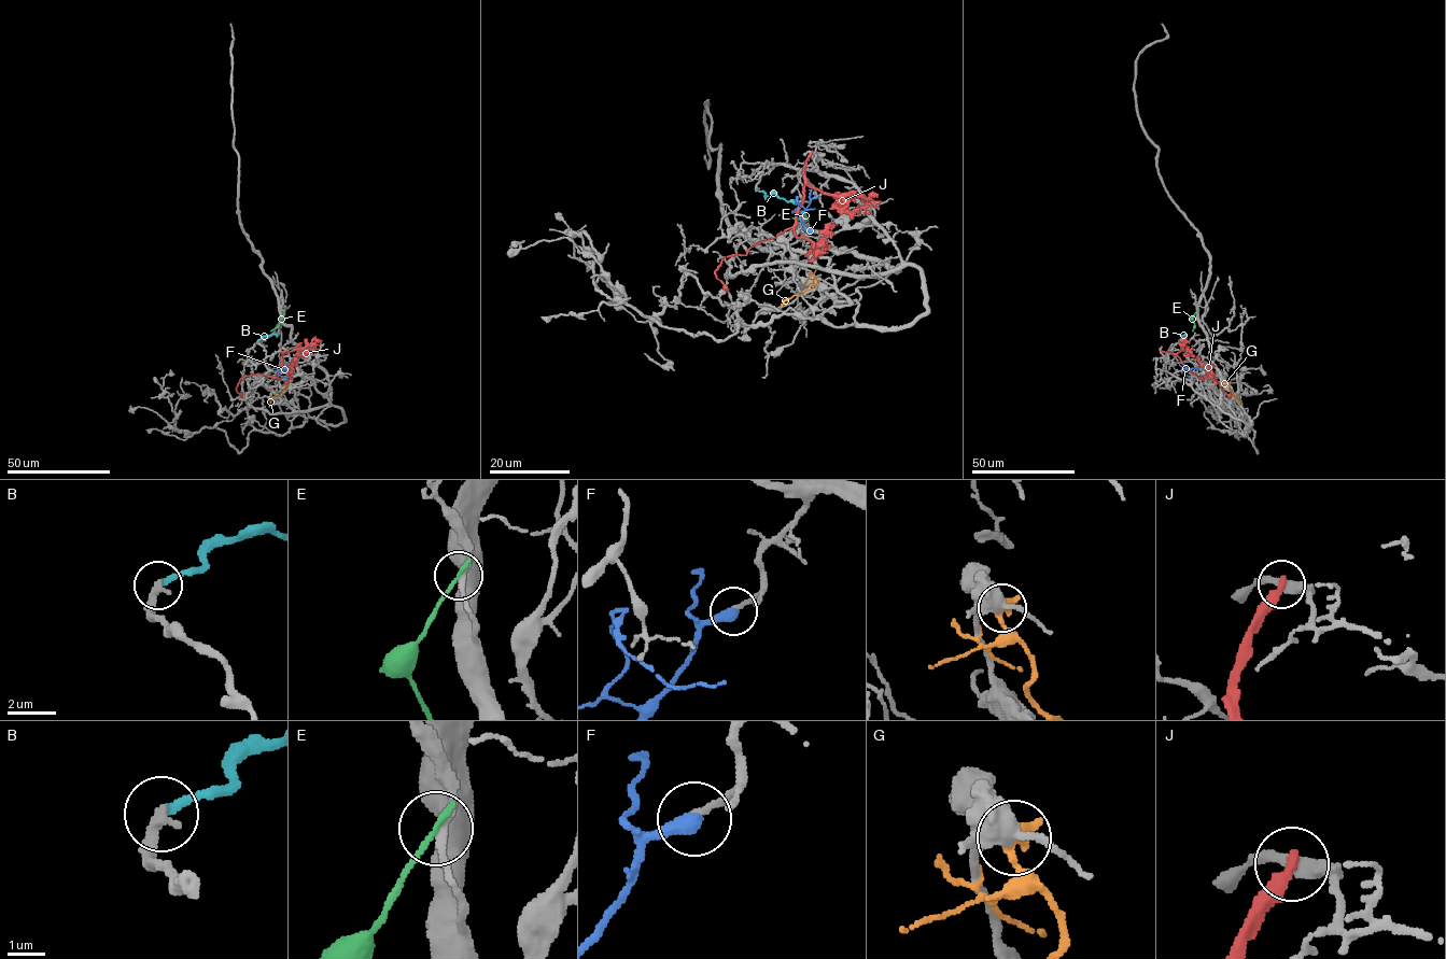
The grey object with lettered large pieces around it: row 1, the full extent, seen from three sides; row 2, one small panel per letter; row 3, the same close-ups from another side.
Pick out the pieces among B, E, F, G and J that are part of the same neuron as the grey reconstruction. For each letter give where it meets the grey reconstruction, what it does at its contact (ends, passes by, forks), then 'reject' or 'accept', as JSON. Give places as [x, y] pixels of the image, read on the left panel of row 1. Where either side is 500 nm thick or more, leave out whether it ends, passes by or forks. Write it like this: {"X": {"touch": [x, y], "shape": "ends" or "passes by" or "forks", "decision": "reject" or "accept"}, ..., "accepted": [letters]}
{"B": {"touch": [257, 340], "shape": "ends", "decision": "reject"}, "E": {"touch": [283, 311], "shape": "ends", "decision": "reject"}, "F": {"touch": [289, 368], "shape": "ends", "decision": "accept"}, "G": {"touch": [288, 380], "decision": "reject"}, "J": {"touch": [285, 350], "shape": "ends", "decision": "reject"}, "accepted": ["F"]}

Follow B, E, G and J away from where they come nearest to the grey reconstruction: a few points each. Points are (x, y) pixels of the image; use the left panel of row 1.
B: (257, 340), (266, 335), (278, 335)
E: (284, 311), (279, 325), (270, 330)
G: (288, 380), (286, 388), (270, 404)
J: (286, 350), (282, 351), (278, 376), (244, 376), (236, 388), (240, 394), (241, 392)

